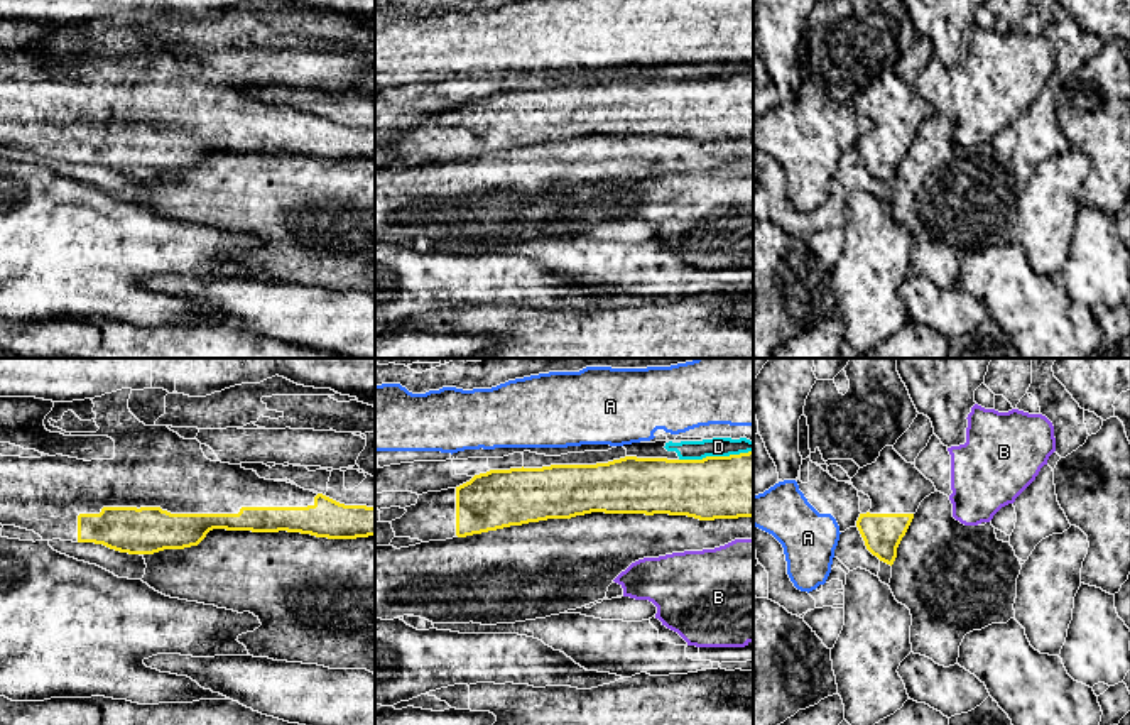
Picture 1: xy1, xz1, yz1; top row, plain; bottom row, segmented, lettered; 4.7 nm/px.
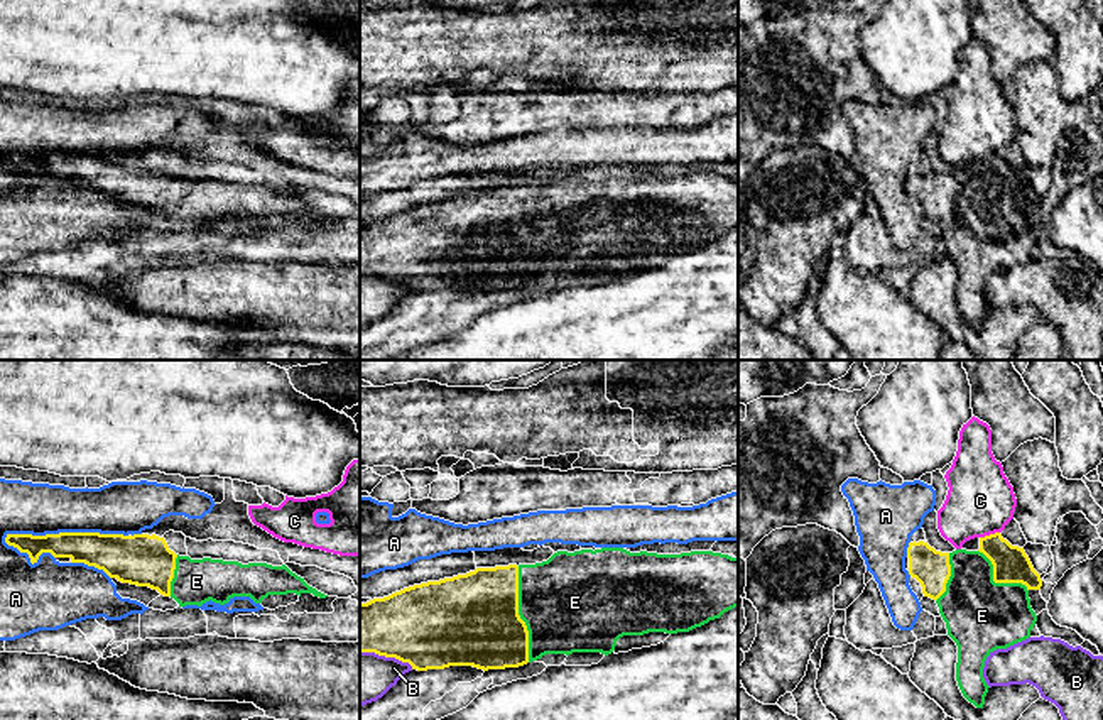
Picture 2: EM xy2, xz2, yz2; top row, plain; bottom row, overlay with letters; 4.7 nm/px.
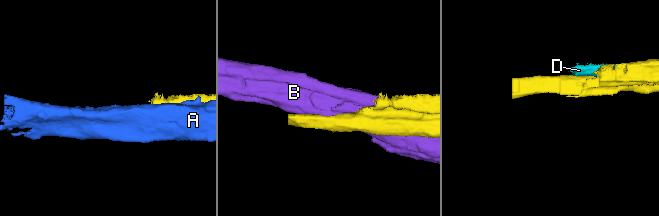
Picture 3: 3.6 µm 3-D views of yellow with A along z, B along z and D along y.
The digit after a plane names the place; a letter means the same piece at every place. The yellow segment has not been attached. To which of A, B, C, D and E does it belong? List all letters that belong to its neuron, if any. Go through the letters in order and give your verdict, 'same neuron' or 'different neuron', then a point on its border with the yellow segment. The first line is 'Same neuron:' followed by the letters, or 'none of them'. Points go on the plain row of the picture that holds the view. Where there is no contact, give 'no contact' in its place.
Same neuron: E
A: different neuron; contact xy2 (65, 154)
B: different neuron; contact xz2 (387, 278)
C: different neuron; contact yz2 (988, 158)
D: different neuron; contact xz1 (715, 78)
E: same neuron; contact xz2 (517, 235)

